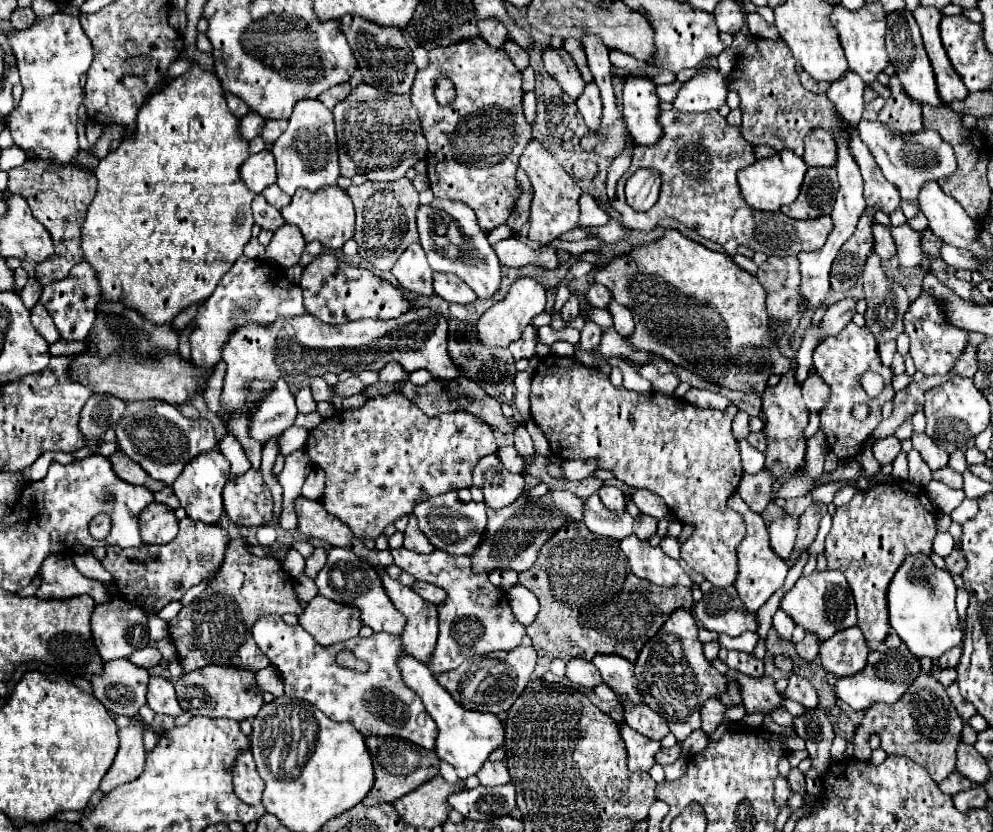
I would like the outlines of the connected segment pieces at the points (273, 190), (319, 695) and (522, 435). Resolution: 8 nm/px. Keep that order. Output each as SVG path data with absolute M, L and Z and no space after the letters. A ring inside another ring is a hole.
M270 184L268 188L264 188L264 192L262 192L266 198L268 198L268 204L272 204L274 208L282 208L282 206L286 206L292 198L286 194L286 192L282 192L276 184Z
M280 616L260 618L254 624L252 634L260 650L270 658L270 664L282 676L286 696L318 706L334 722L352 722L364 736L398 736L426 750L434 750L436 722L428 716L416 692L404 684L400 670L396 668L396 660L408 654L400 644L400 636L380 632L372 634L370 638L356 636L342 644L324 648L322 644L316 644L316 640L304 632L304 628L290 626ZM344 648L352 650L356 658L368 662L370 668L366 674L346 670L336 664L336 652Z
M518 424L518 426L514 428L512 436L514 436L514 446L516 446L516 450L520 452L520 456L524 456L524 460L526 460L526 466L528 466L528 462L530 462L530 456L534 454L534 448L532 448L530 434L526 432L526 428L524 428L522 424Z

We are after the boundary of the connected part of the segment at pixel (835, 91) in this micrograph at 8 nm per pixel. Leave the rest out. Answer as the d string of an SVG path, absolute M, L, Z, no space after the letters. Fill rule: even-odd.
M848 70L848 72L844 72L844 76L840 80L836 80L836 84L830 84L830 88L826 92L828 98L834 102L836 112L844 120L846 128L856 126L862 118L864 88L866 88L866 84L860 80L860 76L856 76L856 72L852 72L852 70Z

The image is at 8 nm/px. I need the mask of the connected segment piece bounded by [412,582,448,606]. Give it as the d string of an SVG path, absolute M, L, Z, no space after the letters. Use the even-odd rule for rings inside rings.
M416 582L416 584L412 584L412 588L414 588L426 602L432 602L432 604L436 604L436 606L442 604L442 602L448 598L442 588L432 586L430 582Z

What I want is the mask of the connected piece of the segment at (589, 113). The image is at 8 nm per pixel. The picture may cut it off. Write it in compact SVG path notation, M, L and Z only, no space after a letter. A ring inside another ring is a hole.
M594 82L586 84L582 96L578 98L578 112L582 114L582 118L588 124L590 132L598 132L600 130L600 120L602 120L602 100L600 100L600 90Z

